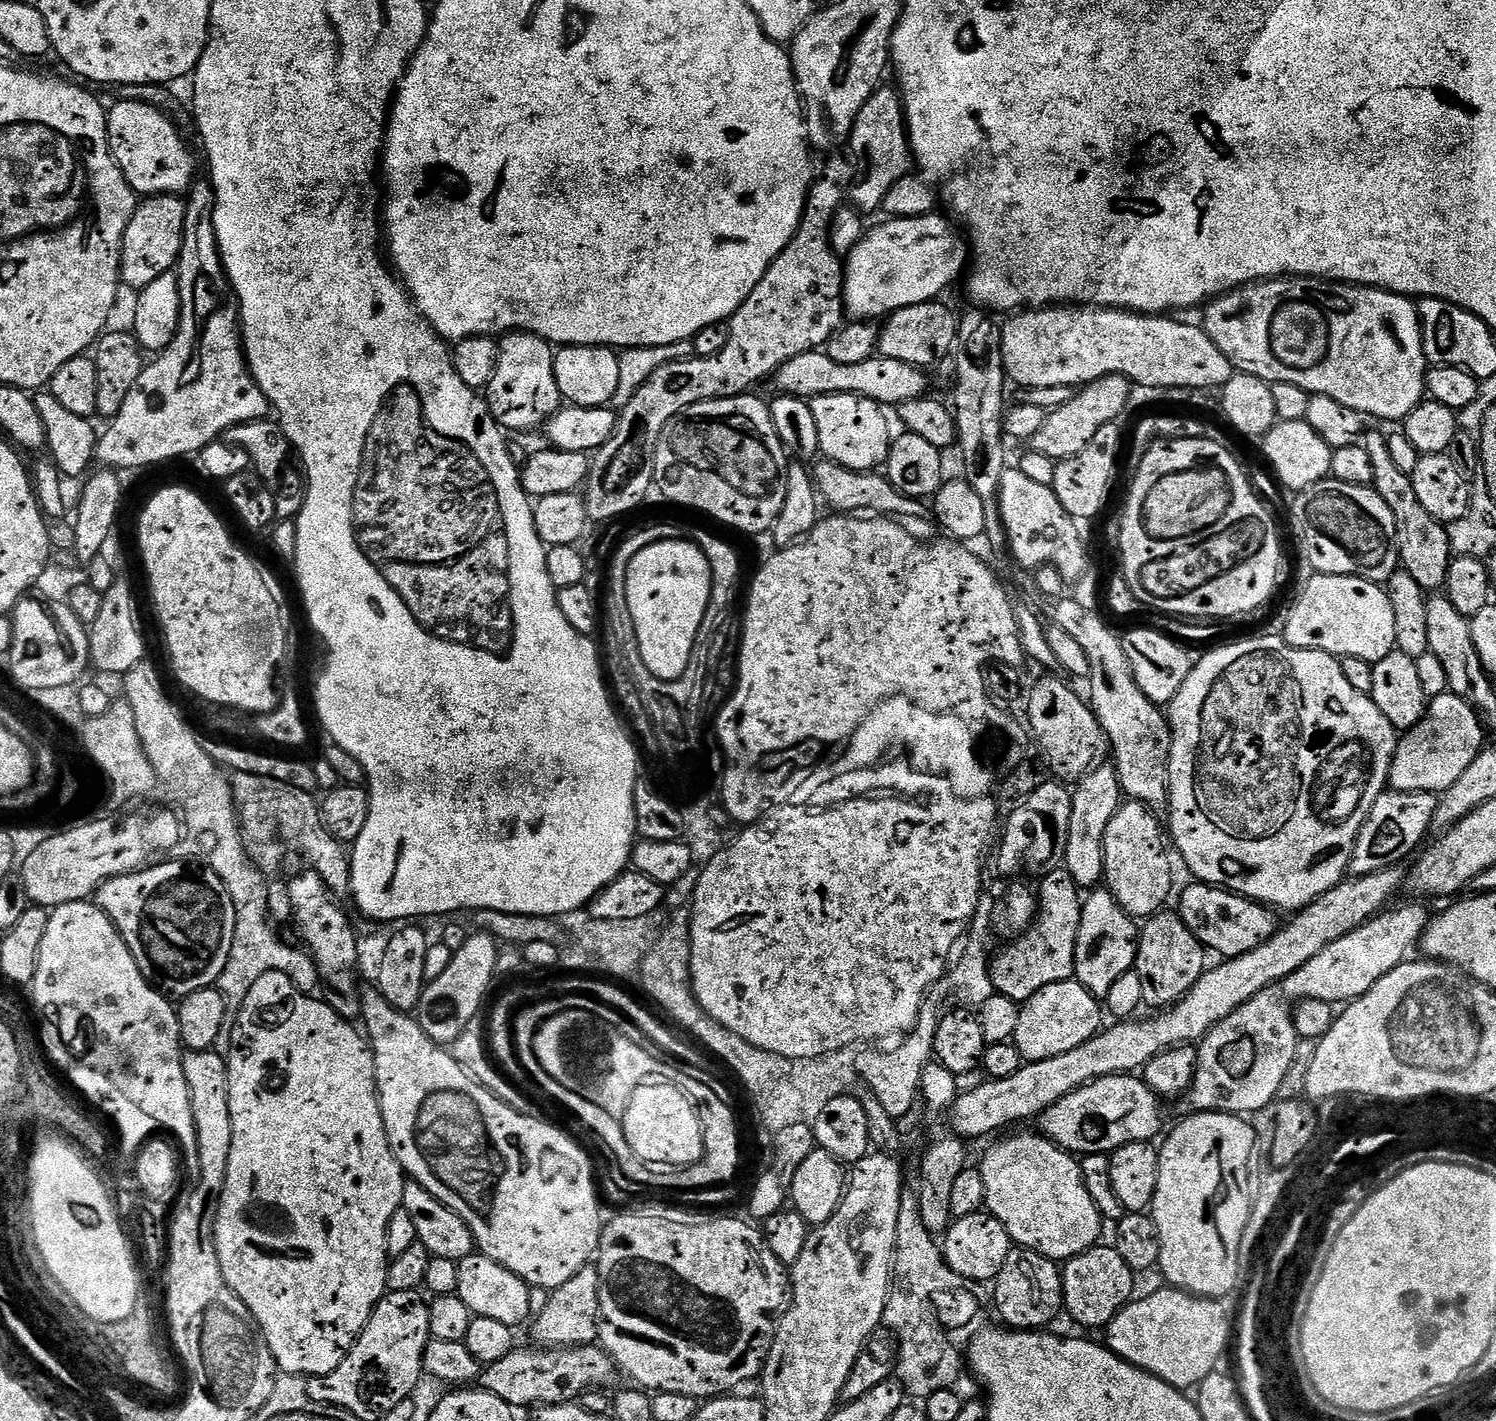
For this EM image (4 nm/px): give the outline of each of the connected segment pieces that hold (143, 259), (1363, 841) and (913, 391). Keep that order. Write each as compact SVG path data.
M176 194L149 196L136 205L126 226L120 251L120 278L125 289L139 290L150 286L154 278L173 271L182 250L182 226L185 201Z
M1381 792L1380 797L1372 803L1362 830L1356 835L1356 845L1348 863L1349 873L1352 876L1374 874L1378 870L1397 867L1404 862L1400 860L1408 855L1411 857L1425 843L1424 835L1428 828L1433 827L1437 799L1437 793L1434 792Z
M817 350L798 354L798 358L790 358L774 373L776 392L786 396L811 398L813 396L829 396L830 394L854 394L865 396L867 400L878 402L881 406L899 406L911 400L923 397L928 391L927 373L910 363L899 362L898 359L882 355L871 356L866 362L843 364L834 362L827 351Z

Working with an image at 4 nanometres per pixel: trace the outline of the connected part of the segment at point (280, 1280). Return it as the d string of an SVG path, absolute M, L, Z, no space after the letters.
M271 972L262 974L262 978L250 986L246 1002L242 1002L239 1012L235 1013L236 1025L230 1028L232 1049L226 1052L230 1078L230 1126L234 1130L234 1138L230 1138L230 1166L226 1166L226 1186L222 1190L220 1209L214 1222L214 1242L218 1266L222 1266L222 1278L226 1278L230 1290L242 1298L255 1318L256 1327L268 1344L277 1369L290 1376L305 1378L325 1376L338 1370L348 1351L359 1340L376 1304L385 1296L390 1263L386 1230L390 1218L394 1218L403 1205L406 1183L406 1173L392 1152L386 1126L382 1122L380 1099L376 1097L372 1049L355 1023L348 1023L323 999L316 998L307 992L299 992L284 972Z

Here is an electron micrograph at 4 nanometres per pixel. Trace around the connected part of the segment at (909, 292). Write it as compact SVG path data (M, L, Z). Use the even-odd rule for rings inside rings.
M929 214L927 216L911 216L910 218L888 218L883 222L884 224L878 224L874 228L869 227L863 236L861 236L859 242L846 254L844 260L844 280L843 280L843 300L845 313L854 320L870 320L874 318L887 317L892 315L898 310L902 310L906 306L918 306L919 304L931 304L940 296L952 283L955 282L959 276L960 271L965 271L966 263L970 258L970 248L966 243L963 235L956 236L956 232L952 229L953 221L949 219L947 215L936 216L937 214Z

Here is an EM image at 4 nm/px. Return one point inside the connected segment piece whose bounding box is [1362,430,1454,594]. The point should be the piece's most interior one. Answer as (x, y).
(1426, 553)

